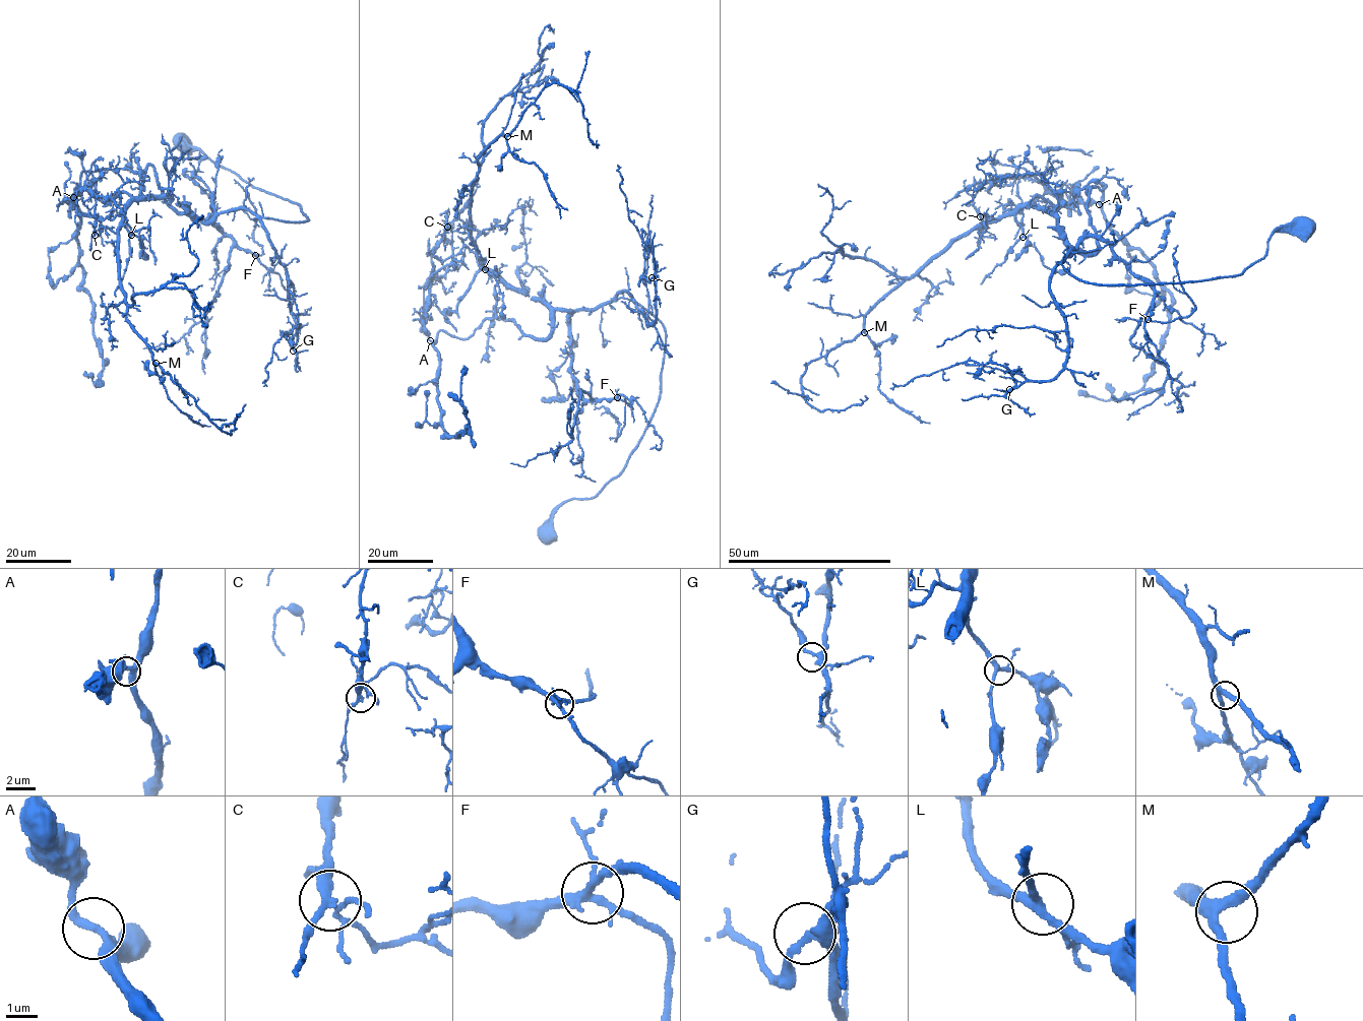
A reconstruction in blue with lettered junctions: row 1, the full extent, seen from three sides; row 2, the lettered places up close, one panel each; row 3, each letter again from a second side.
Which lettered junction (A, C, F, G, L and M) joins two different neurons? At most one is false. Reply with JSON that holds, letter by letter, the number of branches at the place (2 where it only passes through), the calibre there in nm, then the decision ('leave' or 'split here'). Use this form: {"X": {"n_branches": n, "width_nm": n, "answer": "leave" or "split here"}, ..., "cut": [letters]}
{"A": {"n_branches": 3, "width_nm": 260, "answer": "leave"}, "C": {"n_branches": 4, "width_nm": 240, "answer": "split here"}, "F": {"n_branches": 4, "width_nm": 280, "answer": "leave"}, "G": {"n_branches": 3, "width_nm": 300, "answer": "leave"}, "L": {"n_branches": 3, "width_nm": 280, "answer": "leave"}, "M": {"n_branches": 3, "width_nm": 320, "answer": "leave"}, "cut": ["C"]}

